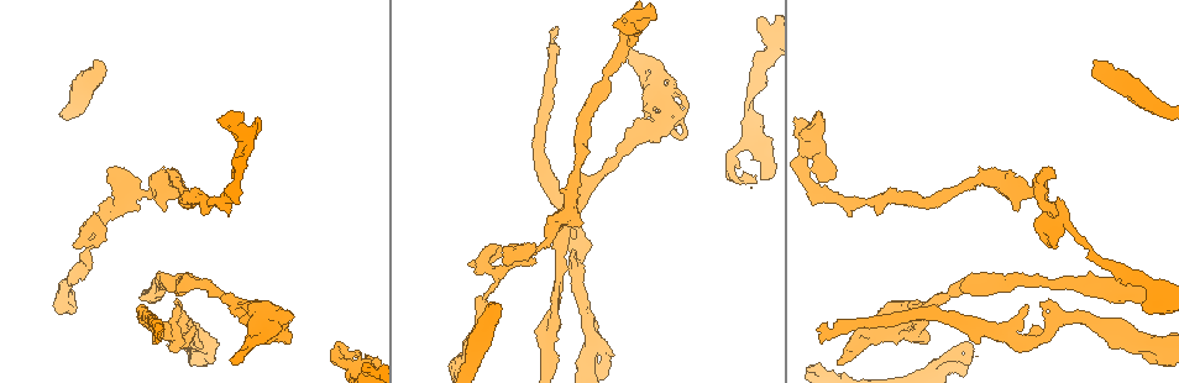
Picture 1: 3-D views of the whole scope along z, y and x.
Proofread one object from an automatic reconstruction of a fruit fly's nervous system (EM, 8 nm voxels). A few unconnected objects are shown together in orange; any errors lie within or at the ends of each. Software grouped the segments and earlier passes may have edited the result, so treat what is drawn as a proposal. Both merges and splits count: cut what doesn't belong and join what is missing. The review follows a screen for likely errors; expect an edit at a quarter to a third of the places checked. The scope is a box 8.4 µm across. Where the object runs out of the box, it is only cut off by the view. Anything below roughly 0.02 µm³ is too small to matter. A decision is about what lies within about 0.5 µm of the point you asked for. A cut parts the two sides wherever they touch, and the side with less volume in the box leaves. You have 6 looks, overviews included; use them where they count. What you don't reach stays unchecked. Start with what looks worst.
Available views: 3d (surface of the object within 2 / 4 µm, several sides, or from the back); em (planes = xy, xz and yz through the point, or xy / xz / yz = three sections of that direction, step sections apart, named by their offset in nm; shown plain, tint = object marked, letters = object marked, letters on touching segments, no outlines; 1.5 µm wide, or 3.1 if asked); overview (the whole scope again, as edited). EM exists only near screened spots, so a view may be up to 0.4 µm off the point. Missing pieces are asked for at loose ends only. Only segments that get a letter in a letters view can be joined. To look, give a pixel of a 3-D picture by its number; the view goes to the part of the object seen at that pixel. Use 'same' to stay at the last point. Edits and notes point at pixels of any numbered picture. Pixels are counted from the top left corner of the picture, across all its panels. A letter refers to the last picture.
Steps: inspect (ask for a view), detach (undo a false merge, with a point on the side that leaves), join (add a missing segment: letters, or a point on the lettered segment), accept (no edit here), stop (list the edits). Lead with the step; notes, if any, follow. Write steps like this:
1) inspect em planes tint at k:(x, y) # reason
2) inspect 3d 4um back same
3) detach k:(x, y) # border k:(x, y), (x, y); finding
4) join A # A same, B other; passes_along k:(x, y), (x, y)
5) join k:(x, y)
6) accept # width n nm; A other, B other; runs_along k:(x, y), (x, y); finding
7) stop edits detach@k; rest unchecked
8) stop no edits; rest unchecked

inspect 3d 4um at 1:(1096, 62) # thick end

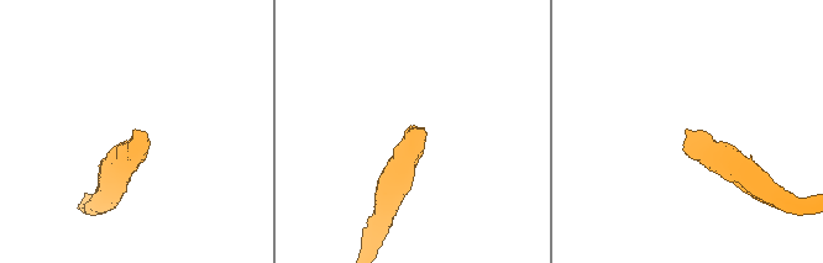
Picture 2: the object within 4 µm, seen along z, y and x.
inspect em planes letters at 2:(687, 130)

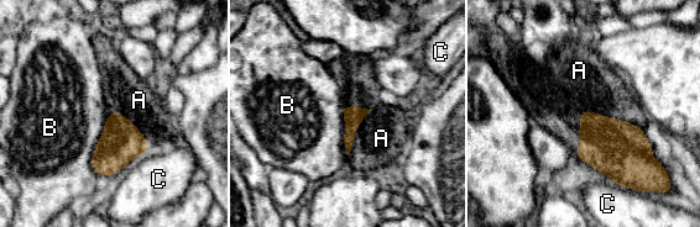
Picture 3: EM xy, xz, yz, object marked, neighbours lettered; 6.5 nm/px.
accept # longest_contact B 420 nm; A other, B other, C other; none of them fits

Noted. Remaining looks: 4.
inspect 3d 2um at 1:(117, 169) # free end

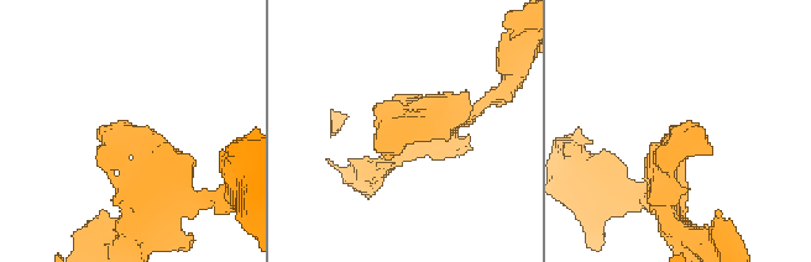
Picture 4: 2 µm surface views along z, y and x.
inspect em yz step 4 letters at 4:(696, 126)

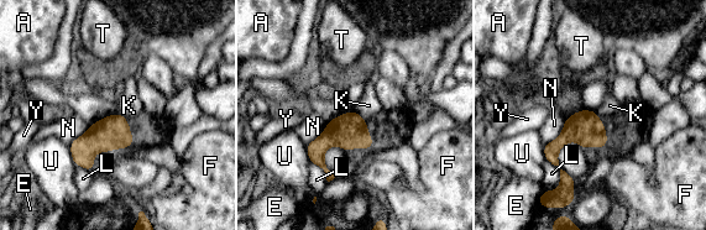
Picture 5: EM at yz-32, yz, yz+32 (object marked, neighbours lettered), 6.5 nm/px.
accept # A other, E other, F other, K other, L other, N other, T other, U other, Y other; no lettered segment goes on from it

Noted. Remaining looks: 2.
inspect em planes tint at 1:(761, 178) # free end

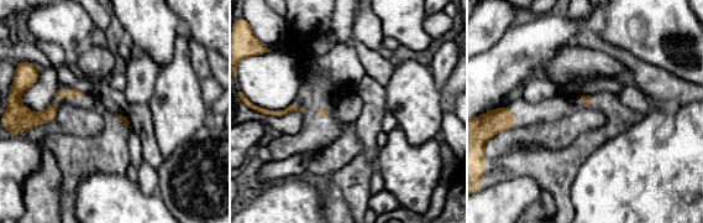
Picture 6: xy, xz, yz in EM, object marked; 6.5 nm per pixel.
inspect em planes letters same

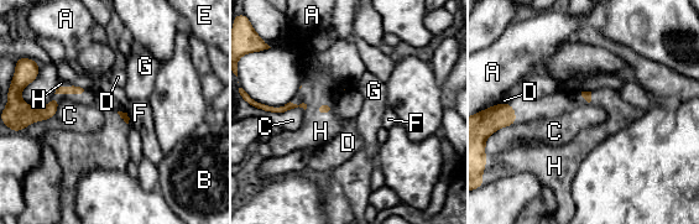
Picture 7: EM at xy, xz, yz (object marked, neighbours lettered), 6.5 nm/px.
join H # longest_contact C 260 nm; A other, B other, C other, D other, E other, F other, G other, H same; the neuron continues

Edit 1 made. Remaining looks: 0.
stop edits join@7; rest unchecked

